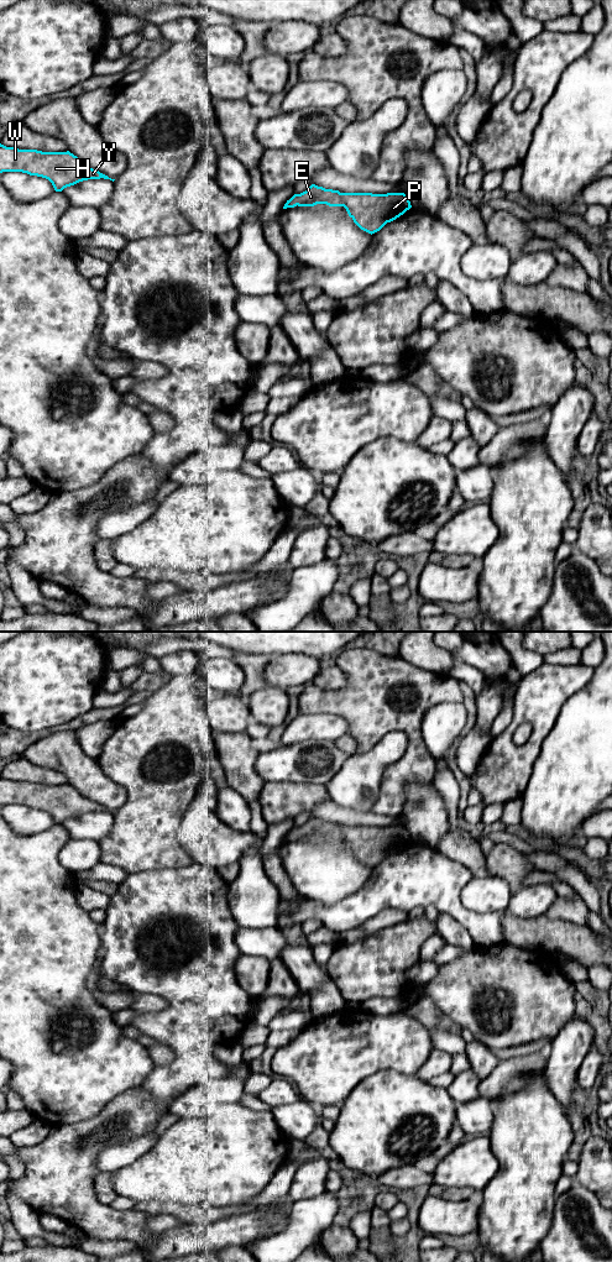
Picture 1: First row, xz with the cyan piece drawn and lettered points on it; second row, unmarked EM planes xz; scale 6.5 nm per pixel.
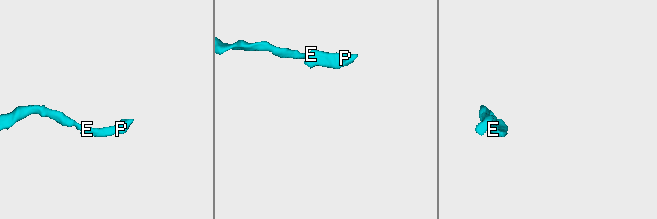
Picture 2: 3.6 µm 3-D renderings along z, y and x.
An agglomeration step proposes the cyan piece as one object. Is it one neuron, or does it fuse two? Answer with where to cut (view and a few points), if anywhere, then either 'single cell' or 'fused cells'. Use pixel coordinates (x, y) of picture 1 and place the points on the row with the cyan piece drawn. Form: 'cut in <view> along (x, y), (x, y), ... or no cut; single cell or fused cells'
no cut; single cell

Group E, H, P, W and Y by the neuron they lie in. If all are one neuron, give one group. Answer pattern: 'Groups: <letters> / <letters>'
Groups: E H P W Y

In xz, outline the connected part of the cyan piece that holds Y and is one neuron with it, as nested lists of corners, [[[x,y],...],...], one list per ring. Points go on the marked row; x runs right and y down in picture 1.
[[[0,143],[0,173],[2,172],[22,172],[30,176],[37,176],[48,179],[56,192],[62,192],[64,188],[74,185],[88,179],[110,179],[108,176],[96,169],[89,168],[79,161],[77,156],[67,152],[42,152],[37,150],[19,150],[6,147]]]

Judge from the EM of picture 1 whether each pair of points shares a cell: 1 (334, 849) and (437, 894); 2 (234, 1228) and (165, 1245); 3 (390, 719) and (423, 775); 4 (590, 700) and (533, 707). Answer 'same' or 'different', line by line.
1: different
2: same
3: same
4: different

